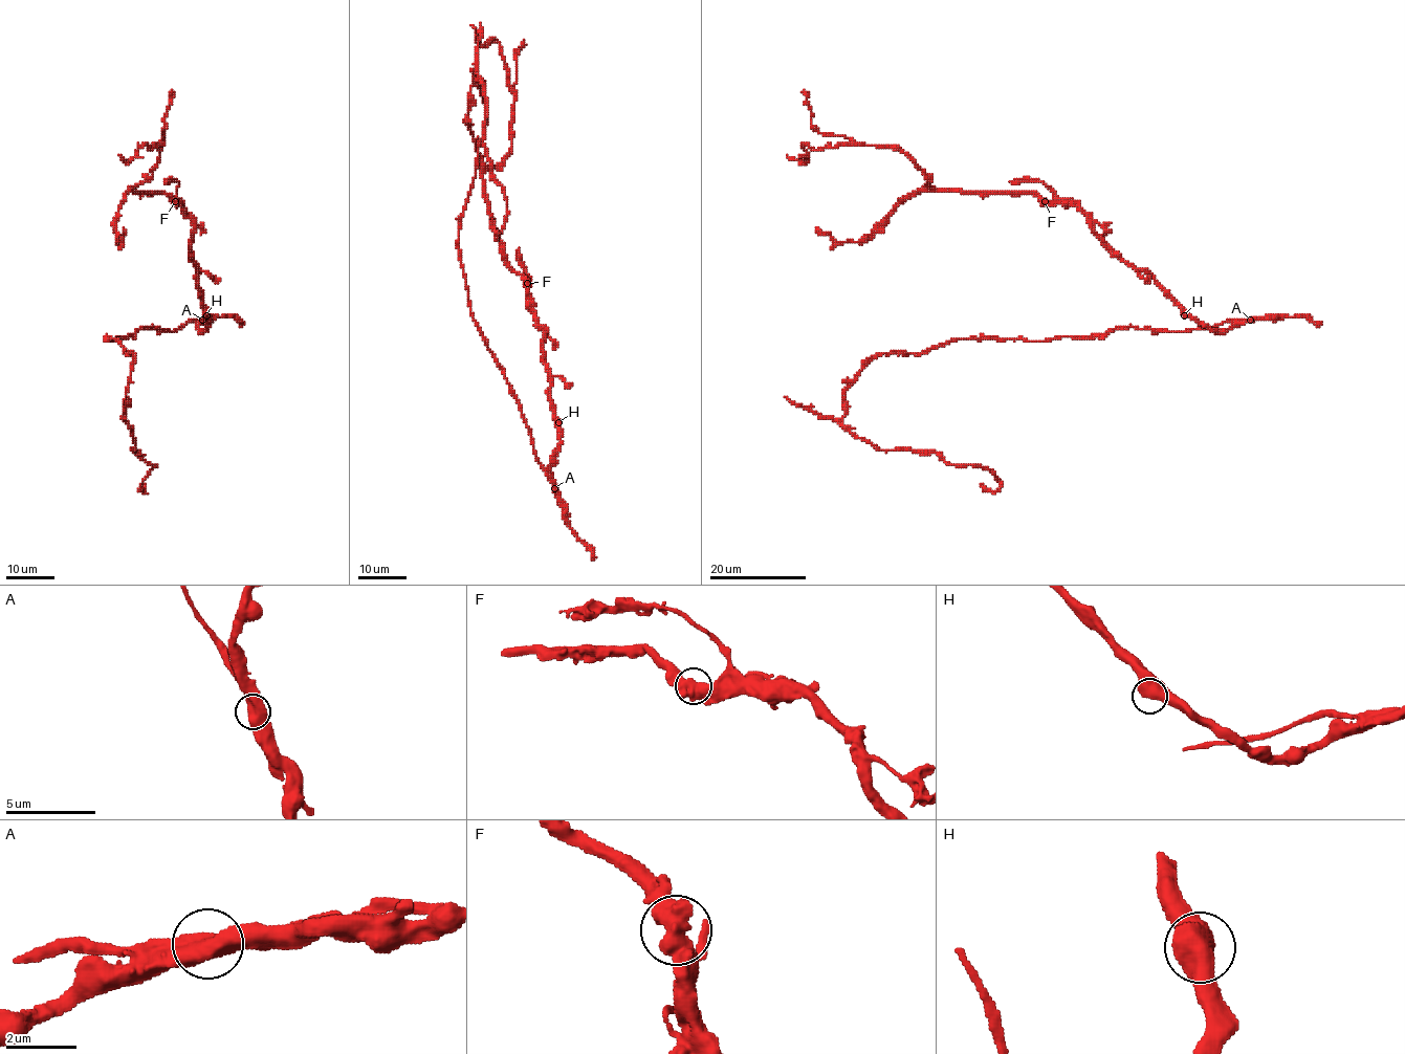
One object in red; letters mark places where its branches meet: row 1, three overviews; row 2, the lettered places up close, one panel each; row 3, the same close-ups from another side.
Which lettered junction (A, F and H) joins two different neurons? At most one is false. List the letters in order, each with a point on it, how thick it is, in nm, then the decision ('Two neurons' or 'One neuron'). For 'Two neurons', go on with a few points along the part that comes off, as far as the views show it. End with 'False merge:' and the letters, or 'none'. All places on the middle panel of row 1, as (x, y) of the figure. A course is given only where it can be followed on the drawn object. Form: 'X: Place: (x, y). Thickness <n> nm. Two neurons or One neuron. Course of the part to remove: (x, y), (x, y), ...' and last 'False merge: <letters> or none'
A: Place: (554, 488). Thickness 650 nm. Two neurons. Course of the part to remove: (554, 489), (473, 316), (458, 247), (484, 125), (480, 79), (483, 146), (507, 206), (496, 239), (492, 219)
F: Place: (527, 283). Thickness 650 nm. One neuron
H: Place: (558, 422). Thickness 650 nm. One neuron
False merge: A

